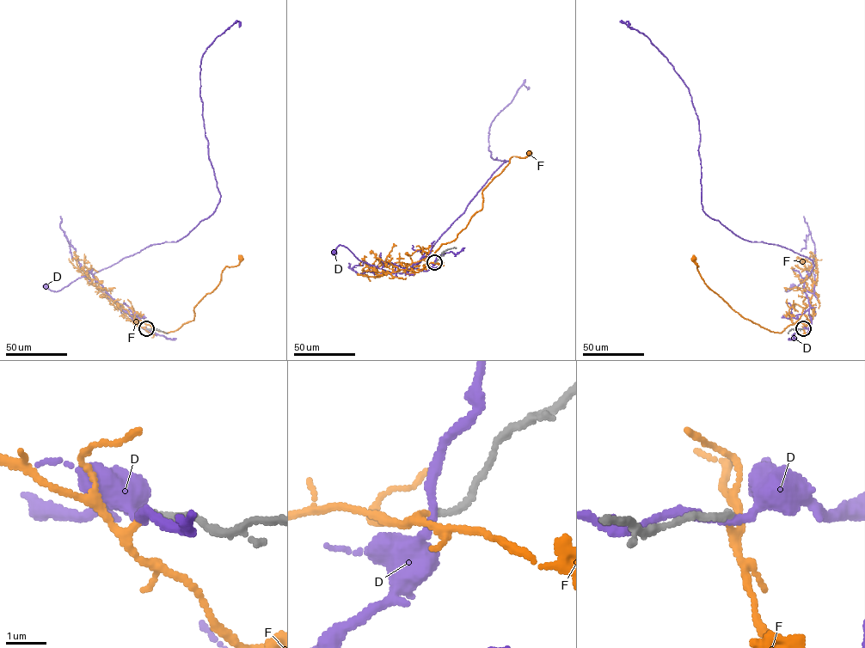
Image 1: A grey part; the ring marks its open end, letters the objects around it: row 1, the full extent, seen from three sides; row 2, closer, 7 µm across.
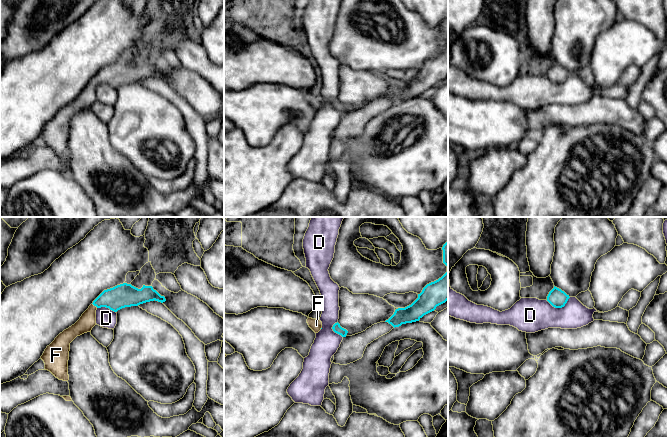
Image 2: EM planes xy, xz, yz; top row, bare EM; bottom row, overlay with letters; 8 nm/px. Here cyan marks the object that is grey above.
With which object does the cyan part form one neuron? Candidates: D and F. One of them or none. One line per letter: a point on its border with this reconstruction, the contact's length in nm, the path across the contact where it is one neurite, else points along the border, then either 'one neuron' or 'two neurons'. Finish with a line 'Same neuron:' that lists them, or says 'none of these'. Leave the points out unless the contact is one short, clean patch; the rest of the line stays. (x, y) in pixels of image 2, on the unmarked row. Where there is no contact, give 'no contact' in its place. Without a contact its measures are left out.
D: yz (559, 83) | 200 nm | along yz (570, 73), (561, 83), (553, 83), (546, 76) | two neurons
F: xy (95, 81) | 60 nm | across xy (124, 71), (104, 75), (95, 81), (87, 97) | one neuron
Same neuron: F

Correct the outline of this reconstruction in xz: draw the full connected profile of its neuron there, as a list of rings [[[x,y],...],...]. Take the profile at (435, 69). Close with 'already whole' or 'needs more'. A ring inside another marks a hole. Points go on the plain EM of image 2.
[[[448,18],[443,21],[442,26],[443,39],[447,42],[447,48],[438,56],[427,60],[411,81],[396,85],[385,98],[395,104],[419,97],[424,91],[434,87],[437,82],[448,76]]]; already whole

